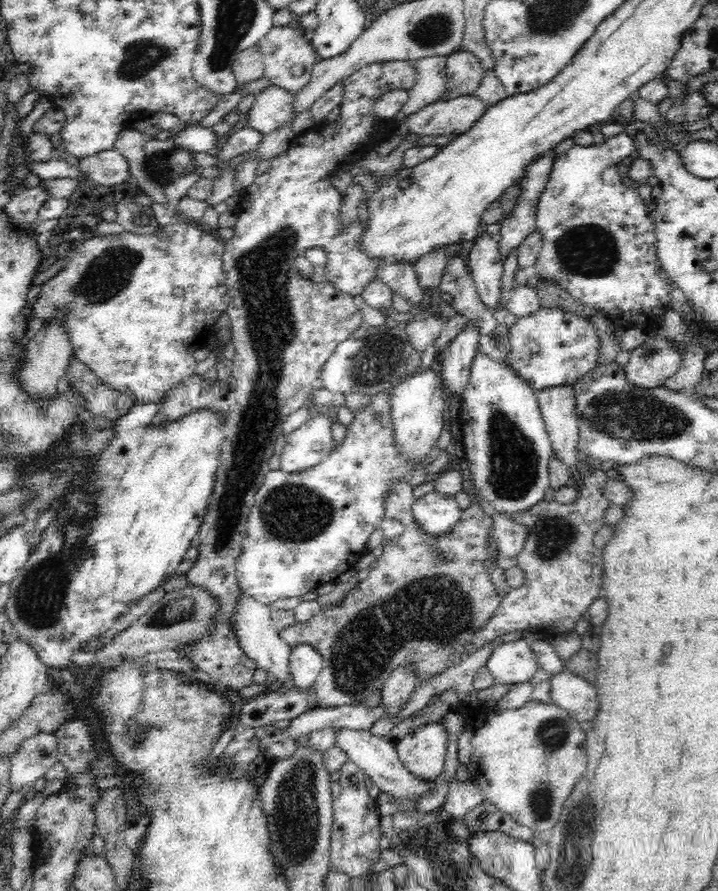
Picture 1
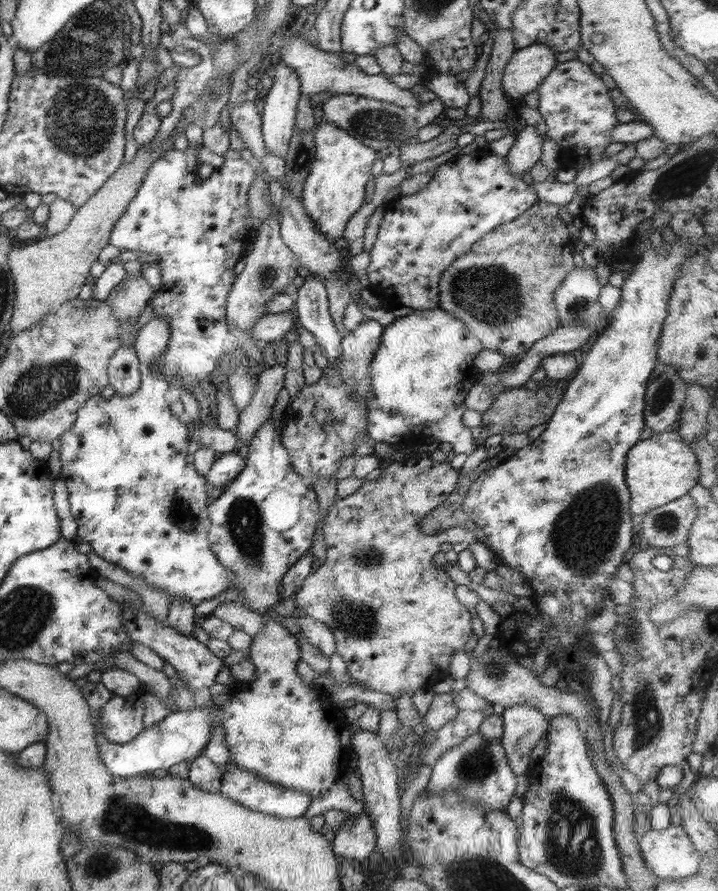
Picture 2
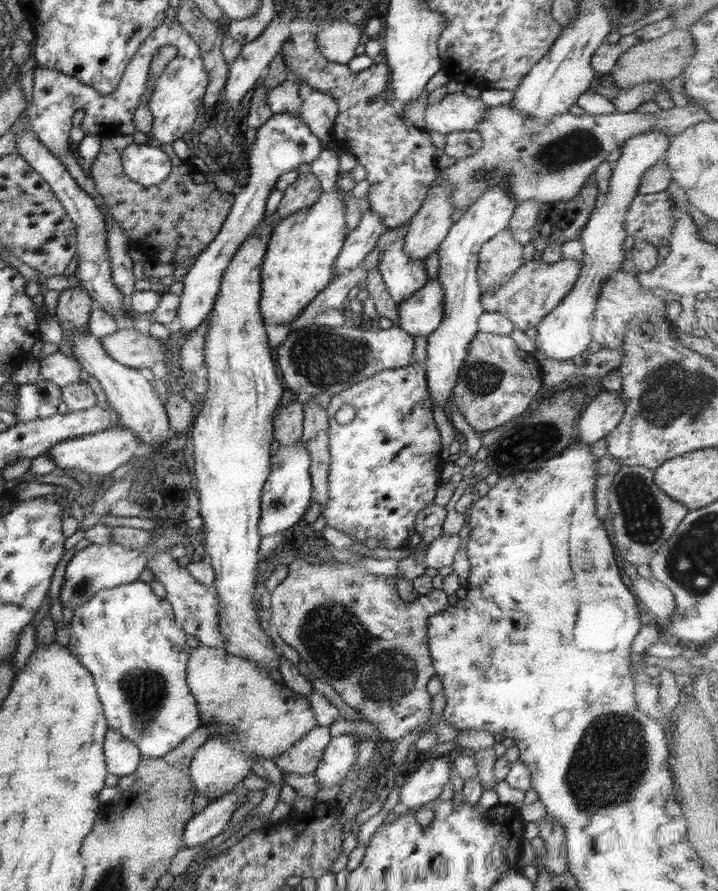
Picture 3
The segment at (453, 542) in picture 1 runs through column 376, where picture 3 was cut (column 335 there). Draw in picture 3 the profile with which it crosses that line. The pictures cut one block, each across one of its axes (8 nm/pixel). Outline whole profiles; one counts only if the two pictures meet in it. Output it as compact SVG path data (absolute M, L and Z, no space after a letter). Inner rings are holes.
M306 559L294 560L288 566L288 576L282 580L280 584L271 593L272 615L270 615L270 622L274 627L274 631L278 632L280 638L284 640L287 645L290 645L299 652L301 660L306 660L308 668L316 677L326 681L334 690L338 692L340 698L354 708L360 716L362 721L371 722L379 732L379 738L382 740L397 742L406 734L409 734L416 728L422 728L426 732L426 728L430 722L432 696L427 691L427 682L436 675L435 668L432 664L432 657L429 653L428 644L428 619L437 612L442 612L445 608L452 606L448 602L448 595L442 589L432 590L424 594L422 600L415 600L413 602L406 602L398 595L396 591L397 579L394 576L372 576L368 574L367 570L360 565L354 563L339 562L338 560L330 560L329 562L322 562L321 565L307 565Z

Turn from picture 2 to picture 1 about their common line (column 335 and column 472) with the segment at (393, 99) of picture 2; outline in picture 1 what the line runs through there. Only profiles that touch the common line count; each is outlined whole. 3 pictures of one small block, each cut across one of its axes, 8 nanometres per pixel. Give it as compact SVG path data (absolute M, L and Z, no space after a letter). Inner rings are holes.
M458 50L446 59L447 90L452 96L473 95L484 78L485 70L476 55Z

